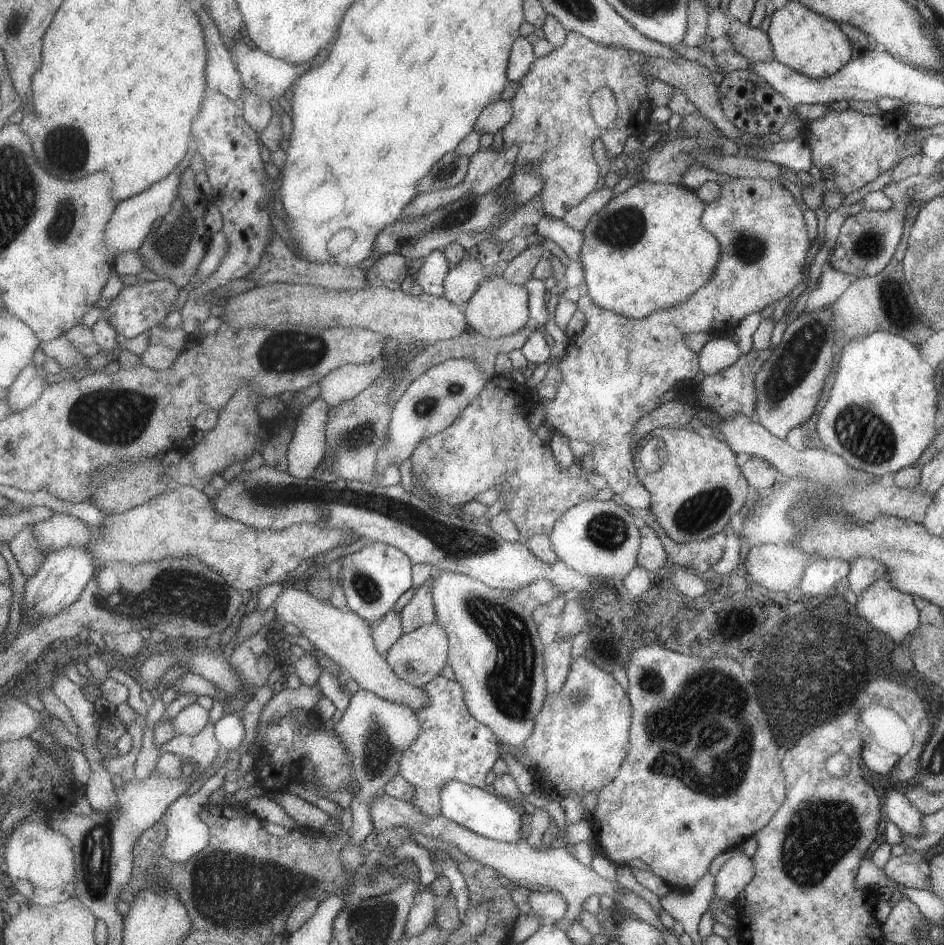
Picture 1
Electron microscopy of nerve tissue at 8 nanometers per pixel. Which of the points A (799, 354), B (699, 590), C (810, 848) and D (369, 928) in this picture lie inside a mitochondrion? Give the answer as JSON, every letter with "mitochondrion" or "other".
{"A":"mitochondrion","B":"other","C":"mitochondrion","D":"mitochondrion"}

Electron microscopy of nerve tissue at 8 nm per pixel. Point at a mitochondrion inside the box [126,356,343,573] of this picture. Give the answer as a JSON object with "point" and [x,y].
{"point":[262,495]}

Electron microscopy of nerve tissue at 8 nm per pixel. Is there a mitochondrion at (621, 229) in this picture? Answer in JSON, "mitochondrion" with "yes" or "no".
{"mitochondrion":"yes"}

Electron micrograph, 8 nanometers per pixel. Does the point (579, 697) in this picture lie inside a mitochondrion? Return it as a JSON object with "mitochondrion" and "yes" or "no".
{"mitochondrion":"yes"}

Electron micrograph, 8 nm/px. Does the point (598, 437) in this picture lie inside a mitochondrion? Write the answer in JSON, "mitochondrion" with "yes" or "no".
{"mitochondrion":"no"}

